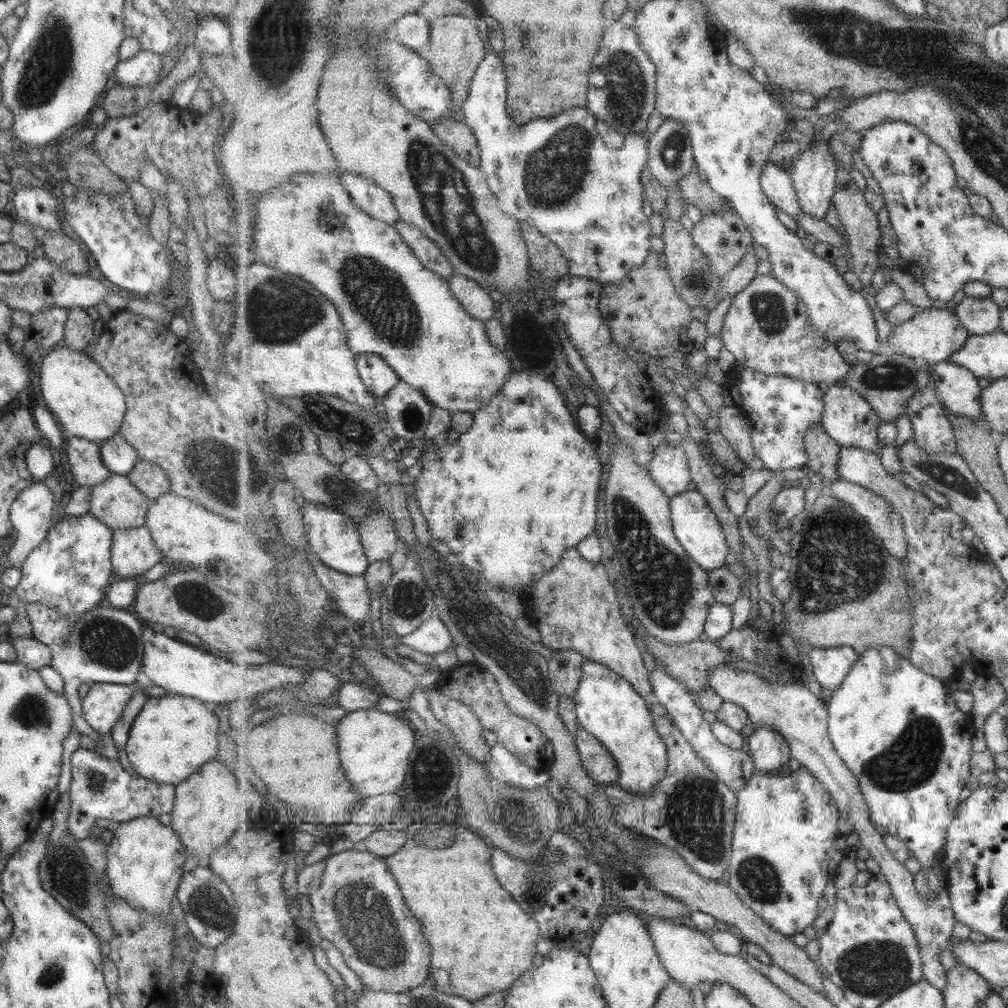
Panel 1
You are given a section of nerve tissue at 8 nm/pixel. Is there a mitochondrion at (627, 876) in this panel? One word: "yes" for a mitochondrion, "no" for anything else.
yes

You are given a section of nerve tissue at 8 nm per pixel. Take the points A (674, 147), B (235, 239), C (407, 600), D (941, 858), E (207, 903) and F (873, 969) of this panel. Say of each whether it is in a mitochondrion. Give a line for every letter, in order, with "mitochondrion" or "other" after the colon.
A: mitochondrion
B: other
C: mitochondrion
D: other
E: mitochondrion
F: mitochondrion

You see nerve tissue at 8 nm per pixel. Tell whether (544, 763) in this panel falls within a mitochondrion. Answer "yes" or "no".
no

